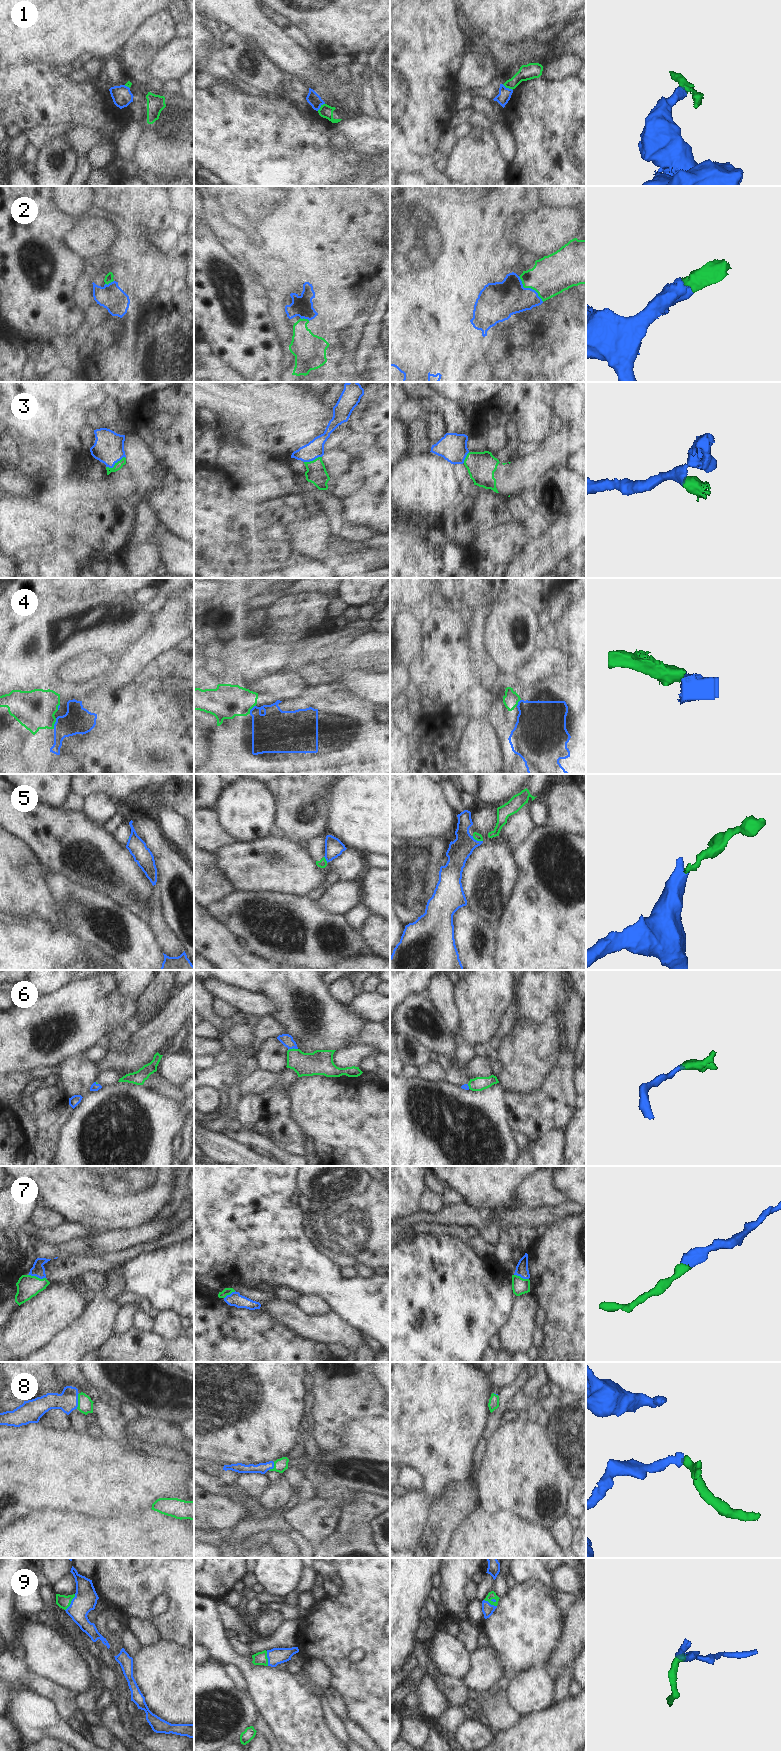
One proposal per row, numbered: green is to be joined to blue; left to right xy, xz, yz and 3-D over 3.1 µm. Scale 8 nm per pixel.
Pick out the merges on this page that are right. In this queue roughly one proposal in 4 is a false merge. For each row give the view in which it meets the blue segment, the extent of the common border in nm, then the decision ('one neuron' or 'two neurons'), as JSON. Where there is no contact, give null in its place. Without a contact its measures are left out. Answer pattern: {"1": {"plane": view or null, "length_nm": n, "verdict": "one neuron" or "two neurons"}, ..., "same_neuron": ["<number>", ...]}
{"1": {"plane": "yz", "length_nm": 100, "verdict": "two neurons"}, "2": {"plane": "yz", "length_nm": 300, "verdict": "one neuron"}, "3": {"plane": "xy", "length_nm": 180, "verdict": "one neuron"}, "4": {"plane": "xy", "length_nm": 90, "verdict": "two neurons"}, "5": {"plane": "yz", "length_nm": 100, "verdict": "two neurons"}, "6": {"plane": "xz", "length_nm": 80, "verdict": "one neuron"}, "7": {"plane": "xy", "length_nm": 160, "verdict": "one neuron"}, "8": {"plane": "xy", "length_nm": 130, "verdict": "one neuron"}, "9": {"plane": "xy", "length_nm": 160, "verdict": "one neuron"}, "same_neuron": ["2", "3", "6", "7", "8", "9"]}

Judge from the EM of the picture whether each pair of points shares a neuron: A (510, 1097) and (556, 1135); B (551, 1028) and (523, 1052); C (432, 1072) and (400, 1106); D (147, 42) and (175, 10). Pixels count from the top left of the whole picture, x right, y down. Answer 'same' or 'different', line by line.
A: different
B: same
C: different
D: different

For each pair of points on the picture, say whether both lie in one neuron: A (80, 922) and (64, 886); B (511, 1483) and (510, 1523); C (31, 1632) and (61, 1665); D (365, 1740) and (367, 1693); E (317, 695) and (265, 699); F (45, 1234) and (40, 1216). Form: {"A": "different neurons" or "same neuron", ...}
{"A": "same neuron", "B": "different neurons", "C": "same neuron", "D": "different neurons", "E": "different neurons", "F": "different neurons"}

